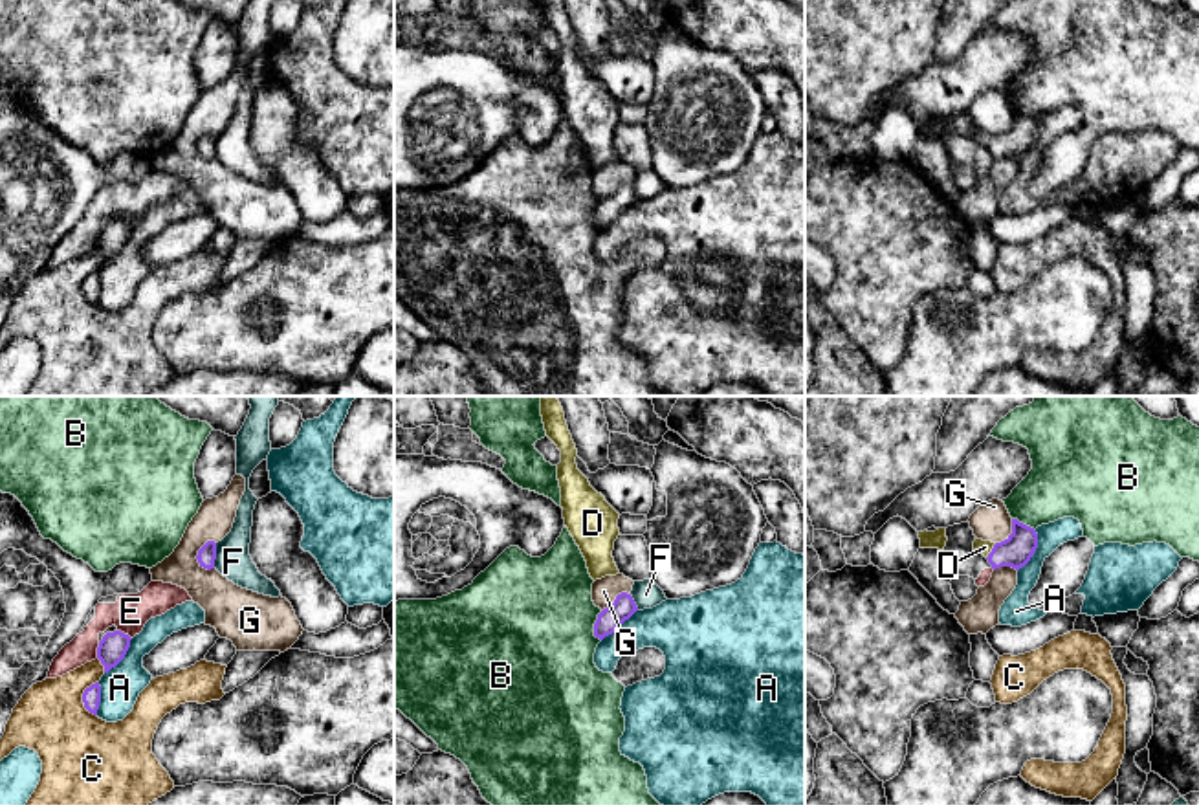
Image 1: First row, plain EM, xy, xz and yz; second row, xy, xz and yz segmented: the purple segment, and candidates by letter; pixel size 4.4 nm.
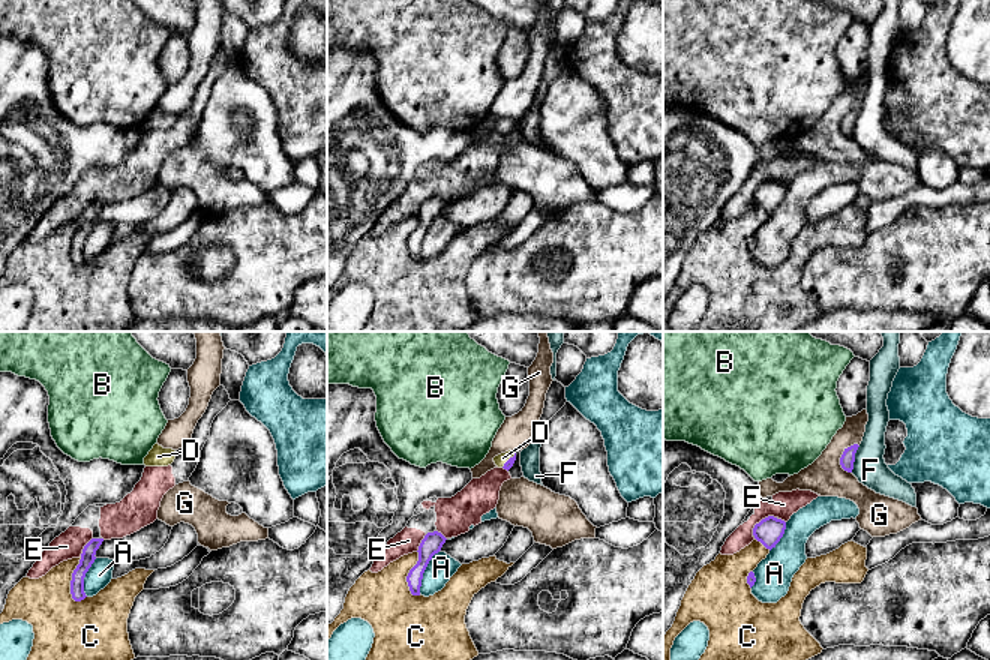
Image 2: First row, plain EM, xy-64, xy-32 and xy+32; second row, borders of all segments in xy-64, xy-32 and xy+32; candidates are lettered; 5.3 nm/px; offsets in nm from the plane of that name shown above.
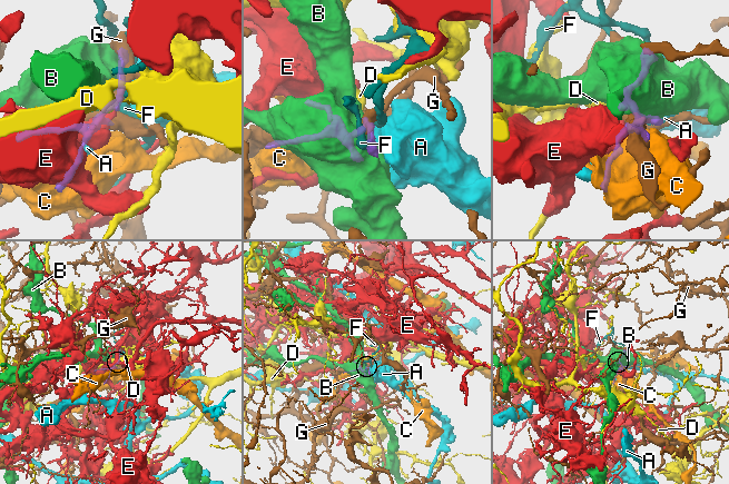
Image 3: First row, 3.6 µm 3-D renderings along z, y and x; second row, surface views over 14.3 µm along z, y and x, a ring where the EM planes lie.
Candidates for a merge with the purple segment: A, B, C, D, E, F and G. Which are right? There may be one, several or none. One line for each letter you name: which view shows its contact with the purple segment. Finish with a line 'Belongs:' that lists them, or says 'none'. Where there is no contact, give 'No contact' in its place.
D: Touches purple in yz
Belongs: D

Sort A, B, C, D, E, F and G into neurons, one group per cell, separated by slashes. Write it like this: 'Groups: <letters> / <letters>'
Groups: A / B / C / D / E / F / G

